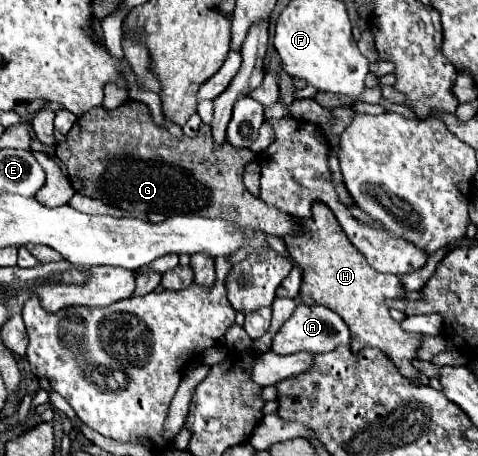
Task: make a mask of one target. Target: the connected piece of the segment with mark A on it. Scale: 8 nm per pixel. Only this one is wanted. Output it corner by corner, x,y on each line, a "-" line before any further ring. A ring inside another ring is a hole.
298,303
296,311
292,317
280,327
280,331
272,339
272,351
278,355
290,355
298,351
308,351
308,353
326,353
336,349
338,345
348,345
350,343
350,331
348,325
332,311
326,311
322,305
304,305

